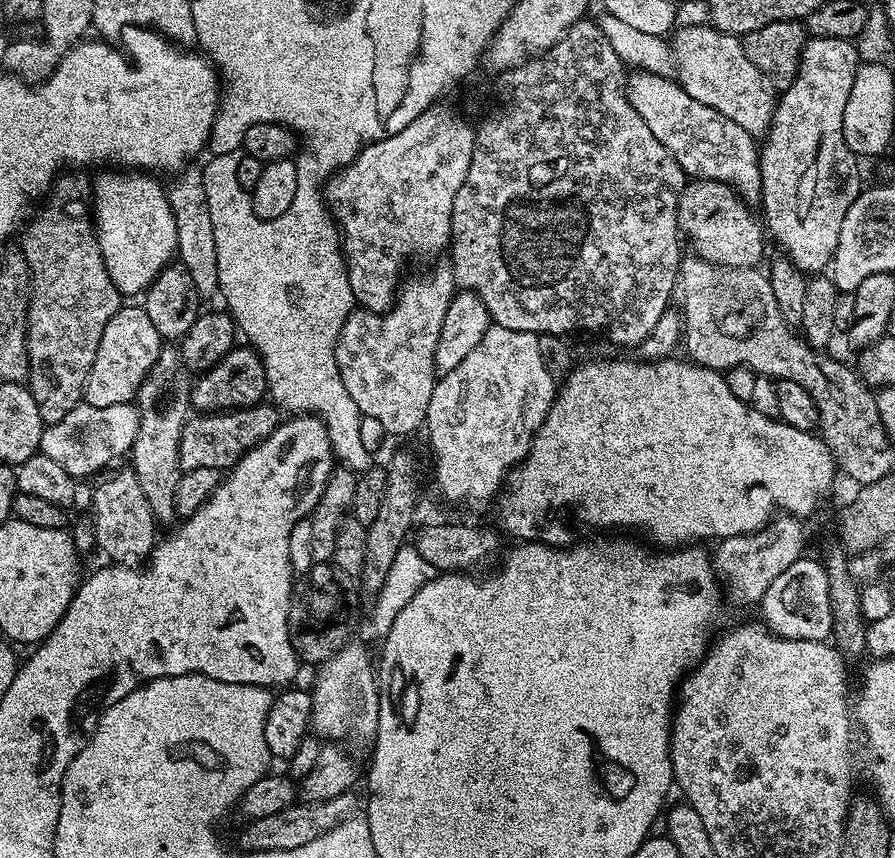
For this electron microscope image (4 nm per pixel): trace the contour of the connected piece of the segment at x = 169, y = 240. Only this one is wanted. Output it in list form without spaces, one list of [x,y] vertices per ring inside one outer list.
[[[104,170],[100,177],[96,180],[96,220],[94,219],[94,231],[96,241],[102,250],[102,258],[106,262],[106,270],[110,274],[110,278],[114,282],[114,286],[120,292],[121,297],[128,296],[139,297],[149,286],[154,282],[154,278],[158,278],[158,274],[163,268],[168,267],[173,263],[176,253],[176,236],[175,236],[175,220],[174,214],[171,212],[171,207],[168,205],[168,194],[165,185],[159,184],[157,177],[152,174],[145,174],[139,170]]]

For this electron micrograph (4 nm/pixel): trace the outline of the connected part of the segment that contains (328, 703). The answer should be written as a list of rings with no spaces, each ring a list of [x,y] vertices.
[[[349,642],[329,660],[319,665],[317,672],[320,673],[316,676],[316,685],[311,685],[310,688],[312,693],[311,731],[328,742],[375,745],[381,685],[378,683],[378,672],[374,667],[374,656],[372,660],[371,654],[362,645]]]

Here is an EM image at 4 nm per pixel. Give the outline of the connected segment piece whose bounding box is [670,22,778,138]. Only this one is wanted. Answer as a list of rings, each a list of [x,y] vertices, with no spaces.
[[[707,22],[681,27],[671,37],[670,45],[678,83],[681,88],[686,90],[686,94],[690,94],[690,98],[718,110],[718,114],[726,114],[726,118],[730,118],[730,122],[738,122],[738,126],[742,126],[742,130],[746,130],[751,136],[760,138],[767,133],[774,118],[778,92],[758,70],[758,66],[754,66],[754,62],[750,62],[750,58],[746,58],[746,50],[741,37],[720,32]]]

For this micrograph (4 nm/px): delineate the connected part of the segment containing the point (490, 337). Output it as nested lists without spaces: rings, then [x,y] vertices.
[[[492,324],[482,334],[482,342],[462,358],[454,370],[443,373],[430,398],[426,433],[436,455],[436,484],[448,500],[488,500],[501,491],[506,477],[528,457],[536,431],[542,426],[558,391],[557,381],[542,362],[535,332],[506,330]]]

